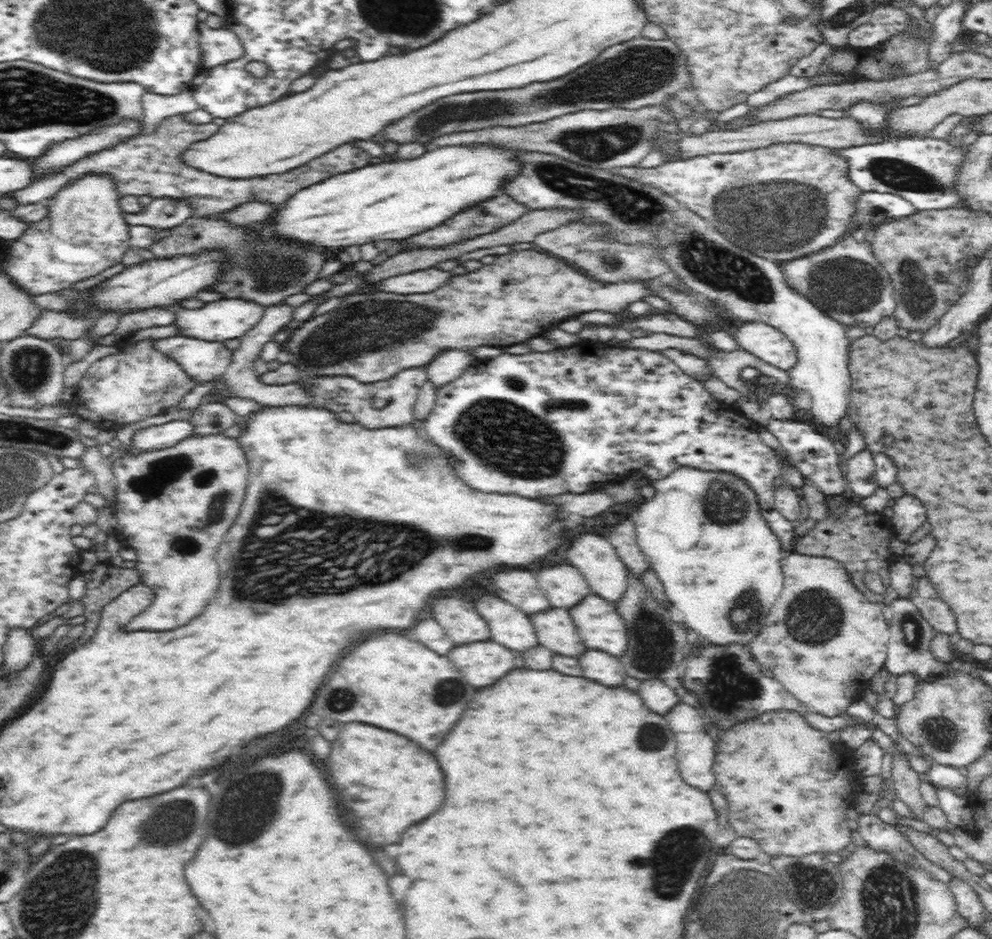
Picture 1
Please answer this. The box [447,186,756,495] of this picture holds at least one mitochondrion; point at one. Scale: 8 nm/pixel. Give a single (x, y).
(503, 435)

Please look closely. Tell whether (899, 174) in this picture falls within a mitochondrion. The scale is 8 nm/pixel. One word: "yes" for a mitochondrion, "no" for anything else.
yes

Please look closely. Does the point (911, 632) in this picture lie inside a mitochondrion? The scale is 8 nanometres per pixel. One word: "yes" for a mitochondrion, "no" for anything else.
yes

